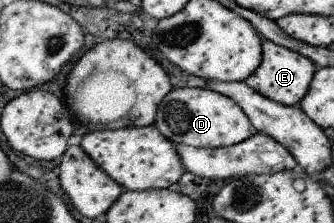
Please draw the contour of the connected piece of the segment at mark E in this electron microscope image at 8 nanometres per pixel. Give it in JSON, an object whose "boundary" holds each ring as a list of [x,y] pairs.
{"boundary":[[[264,40],[261,46],[262,57],[260,65],[244,82],[254,89],[254,91],[261,93],[271,100],[277,101],[279,104],[287,106],[296,105],[308,91],[312,76],[318,68],[308,57],[282,47],[273,41]]]}

